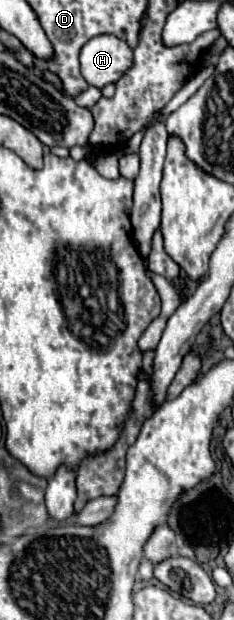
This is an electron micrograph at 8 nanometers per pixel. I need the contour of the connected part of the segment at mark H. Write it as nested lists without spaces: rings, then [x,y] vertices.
[[[96,36],[80,52],[80,70],[90,86],[104,88],[118,82],[134,64],[132,48],[116,36]]]

